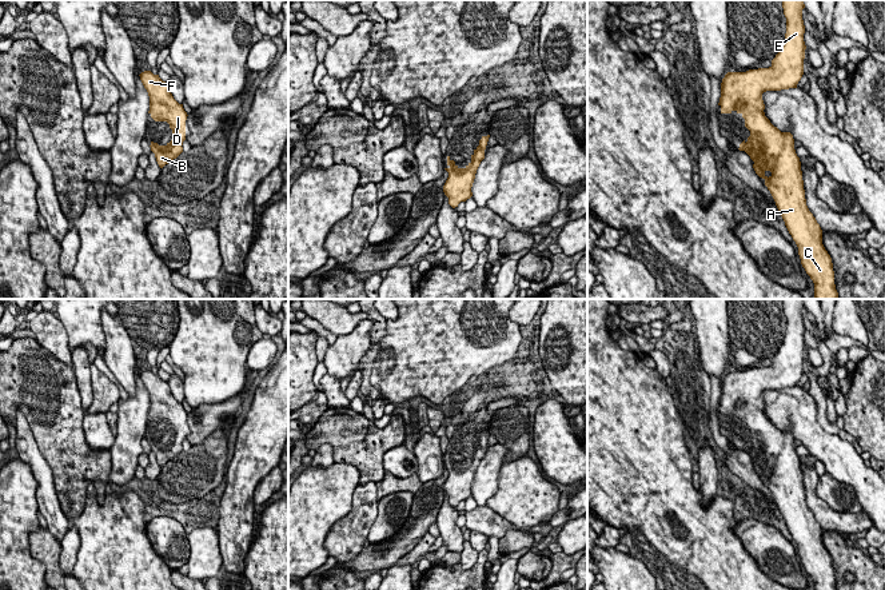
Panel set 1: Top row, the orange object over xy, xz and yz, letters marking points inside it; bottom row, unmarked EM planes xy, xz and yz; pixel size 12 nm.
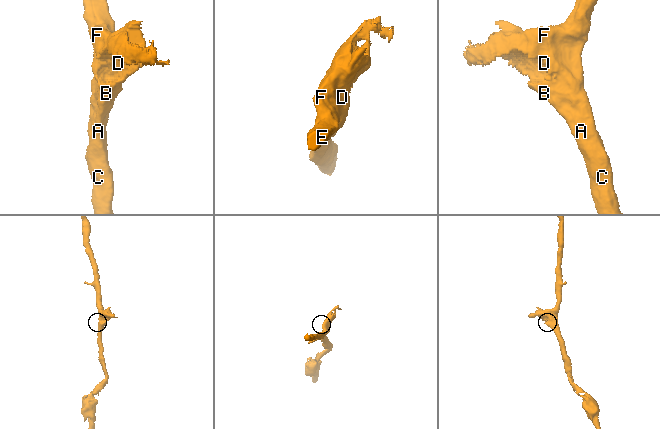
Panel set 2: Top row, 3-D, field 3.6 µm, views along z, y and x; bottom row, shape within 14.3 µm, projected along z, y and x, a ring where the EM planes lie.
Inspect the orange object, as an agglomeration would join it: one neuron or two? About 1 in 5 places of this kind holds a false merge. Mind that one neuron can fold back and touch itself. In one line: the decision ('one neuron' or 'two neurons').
one neuron

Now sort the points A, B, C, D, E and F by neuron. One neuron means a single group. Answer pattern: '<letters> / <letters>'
A B C D E F

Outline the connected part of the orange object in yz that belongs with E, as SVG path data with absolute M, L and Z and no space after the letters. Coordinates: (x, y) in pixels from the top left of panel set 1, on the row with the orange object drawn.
M782 0L782 8L786 17L786 33L782 47L772 60L772 65L746 72L727 72L721 83L718 105L721 107L721 113L735 111L745 119L745 127L750 131L750 136L740 144L738 150L745 151L750 156L754 162L753 168L756 174L765 180L778 214L782 216L789 234L798 247L801 264L814 283L814 299L838 299L832 258L822 244L822 230L806 206L801 162L794 150L793 135L781 132L764 112L764 92L797 88L804 75L806 45L804 41L802 9L805 4L804 0Z

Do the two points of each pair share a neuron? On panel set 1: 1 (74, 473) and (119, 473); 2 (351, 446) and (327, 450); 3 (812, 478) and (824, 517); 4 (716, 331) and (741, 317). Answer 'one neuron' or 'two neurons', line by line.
1: two neurons
2: two neurons
3: one neuron
4: two neurons

